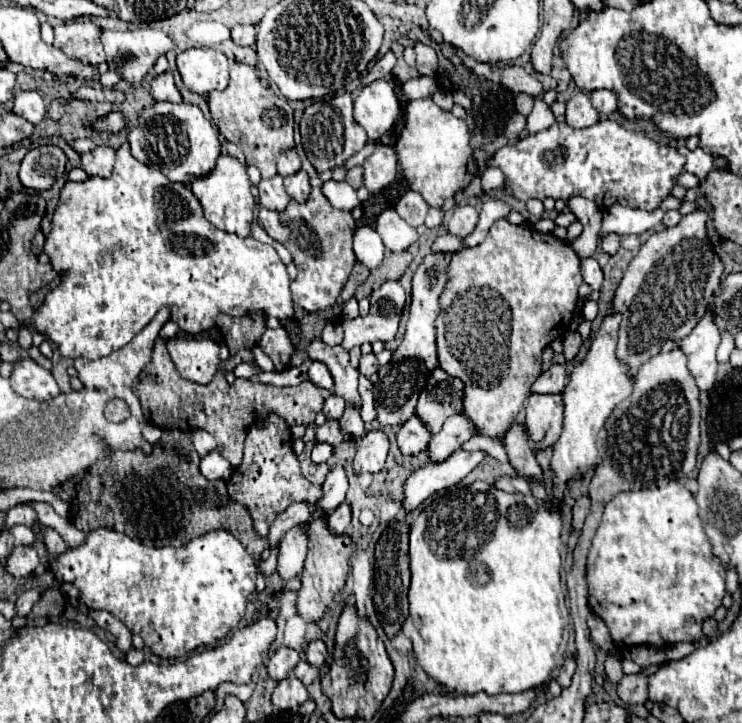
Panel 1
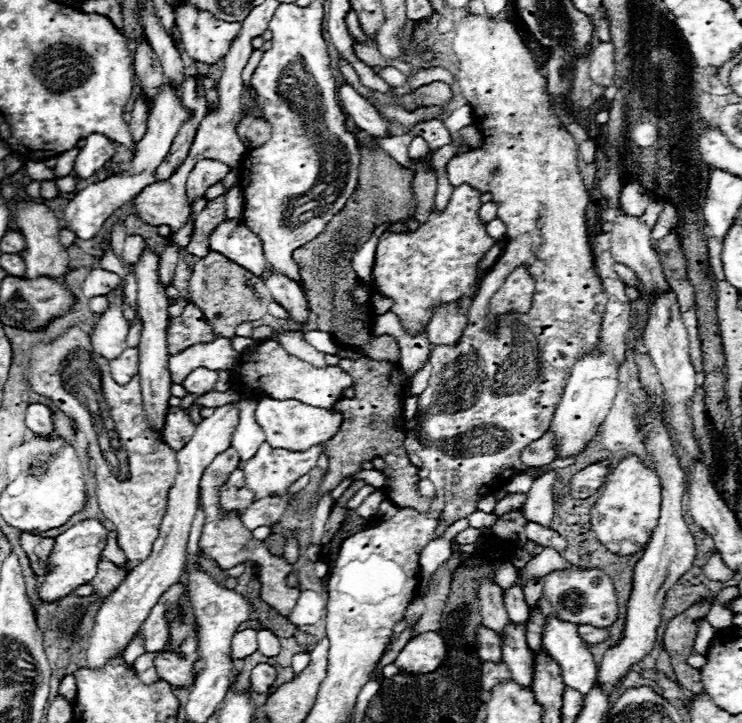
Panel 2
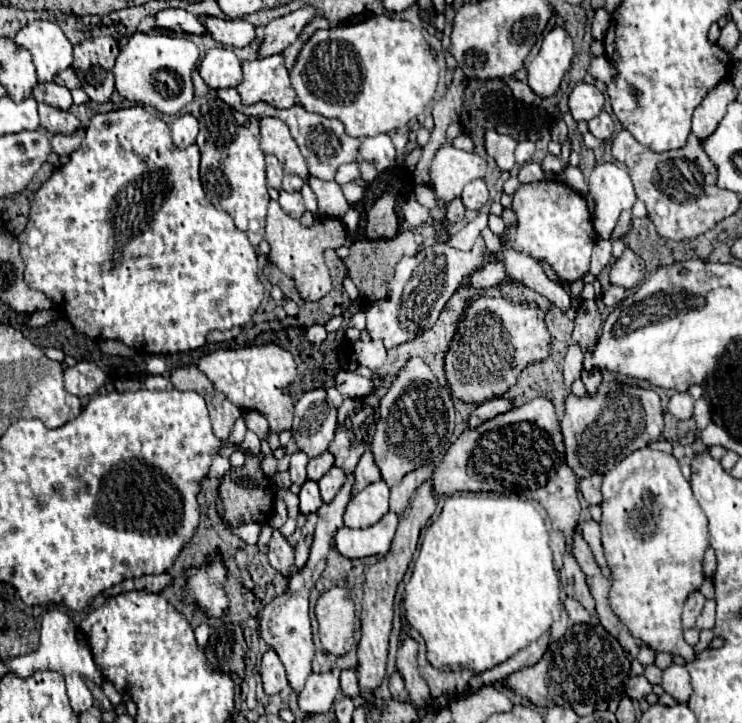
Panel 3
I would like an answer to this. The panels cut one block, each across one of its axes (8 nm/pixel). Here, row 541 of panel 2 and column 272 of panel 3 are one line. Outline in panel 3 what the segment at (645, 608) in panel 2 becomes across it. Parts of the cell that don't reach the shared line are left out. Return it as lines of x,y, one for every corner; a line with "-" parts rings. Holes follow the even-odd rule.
268,650
264,654
262,666
260,666
260,674
262,674
262,682
264,682
264,692
266,694
278,694
280,690
284,690
288,686
284,666
282,666
282,662
276,656
274,650

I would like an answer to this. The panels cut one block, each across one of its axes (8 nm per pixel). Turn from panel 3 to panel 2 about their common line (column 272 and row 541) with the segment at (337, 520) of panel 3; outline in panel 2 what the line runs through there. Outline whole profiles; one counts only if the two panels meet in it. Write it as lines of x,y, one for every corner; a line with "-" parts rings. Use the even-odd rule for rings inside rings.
624,458
612,474
608,474
606,484
602,486
602,494
594,504
590,524
592,532
612,554
630,556
646,548
652,538
652,532
658,528
660,520
660,480
652,468
644,468
644,464
636,458

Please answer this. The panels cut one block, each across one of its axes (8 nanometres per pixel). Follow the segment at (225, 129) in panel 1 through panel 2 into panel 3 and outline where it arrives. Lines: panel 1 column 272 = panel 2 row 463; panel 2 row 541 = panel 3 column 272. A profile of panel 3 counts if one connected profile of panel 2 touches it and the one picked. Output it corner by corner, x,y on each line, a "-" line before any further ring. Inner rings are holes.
260,118
260,148
264,154
276,156
286,174
298,174
302,178
308,176
306,162
282,120

